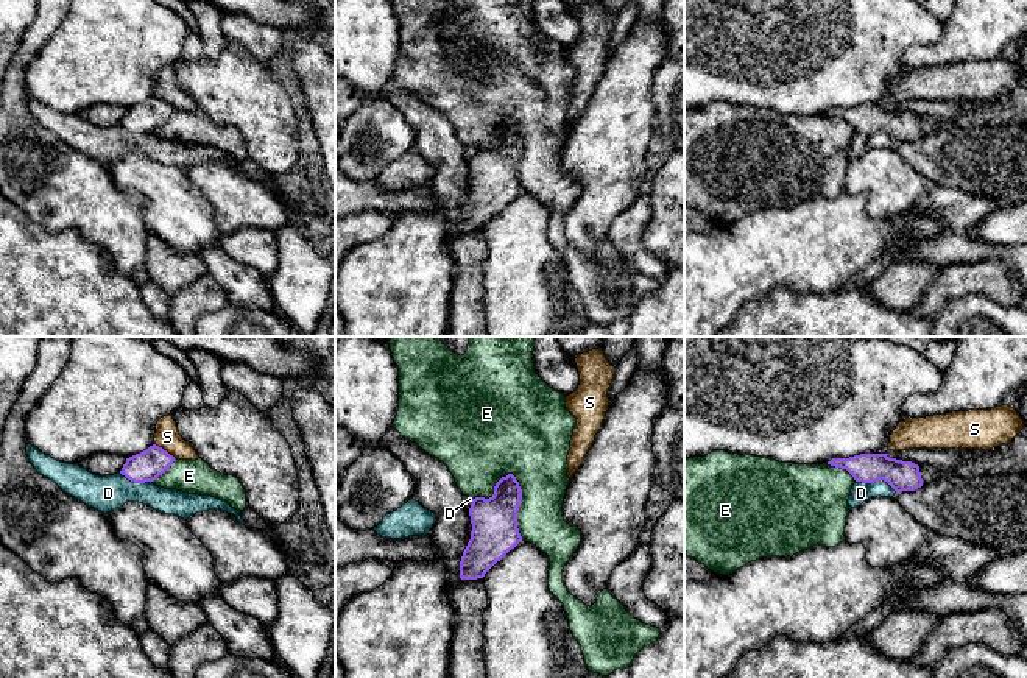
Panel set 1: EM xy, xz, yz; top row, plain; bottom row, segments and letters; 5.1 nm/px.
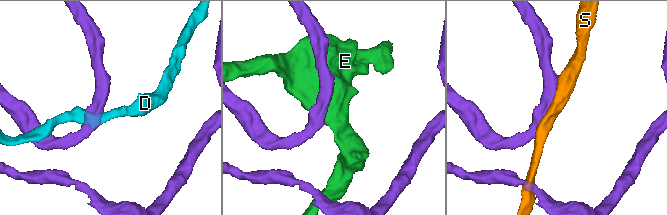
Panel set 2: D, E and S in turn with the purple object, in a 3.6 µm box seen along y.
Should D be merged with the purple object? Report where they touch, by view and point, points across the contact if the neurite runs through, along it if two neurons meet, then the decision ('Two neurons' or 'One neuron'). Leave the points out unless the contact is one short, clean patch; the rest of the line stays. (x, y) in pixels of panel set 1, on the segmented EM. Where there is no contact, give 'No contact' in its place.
Touches purple at yz (876, 480). Two neurons

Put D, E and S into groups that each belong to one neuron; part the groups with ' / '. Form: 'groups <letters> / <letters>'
groups D / E / S

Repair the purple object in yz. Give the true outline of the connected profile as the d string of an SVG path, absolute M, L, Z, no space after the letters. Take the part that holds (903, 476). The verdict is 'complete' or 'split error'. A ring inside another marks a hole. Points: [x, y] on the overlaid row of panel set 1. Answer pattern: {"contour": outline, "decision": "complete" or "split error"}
{"contour": "M860 454L849 458L832 458L828 464L846 469L856 482L887 482L896 493L923 486L919 466L912 461L890 458L887 454Z", "decision": "complete"}

